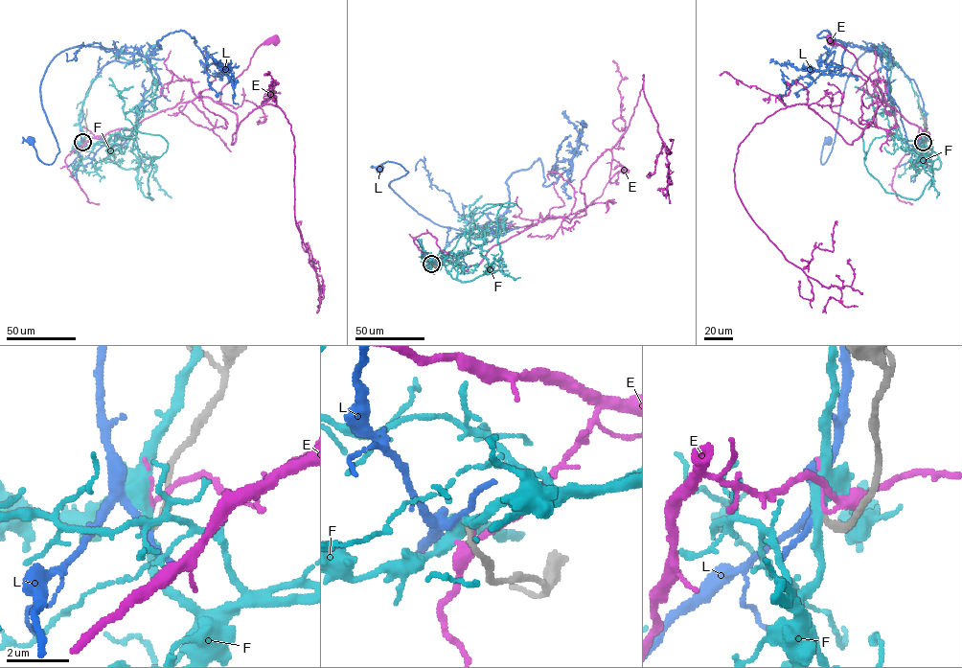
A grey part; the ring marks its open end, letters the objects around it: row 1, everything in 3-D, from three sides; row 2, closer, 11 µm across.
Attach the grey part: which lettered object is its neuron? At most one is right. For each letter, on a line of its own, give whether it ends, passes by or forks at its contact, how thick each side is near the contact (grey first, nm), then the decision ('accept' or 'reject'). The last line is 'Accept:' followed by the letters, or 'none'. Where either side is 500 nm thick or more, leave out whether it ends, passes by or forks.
E: it forks there; 220 nm thick on the grey side, 130 nm on the other; reject
F: it passes by; 200 nm thick on the grey side, 320 nm on the other; reject
L: it passes by; 190 nm thick on the grey side, 240 nm on the other; reject
Accept: none

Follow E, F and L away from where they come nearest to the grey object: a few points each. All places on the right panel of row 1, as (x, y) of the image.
E: (923, 142), (918, 137), (926, 128), (877, 97), (878, 102), (881, 89), (858, 68), (853, 54), (830, 39)
F: (923, 142), (936, 153), (938, 169), (906, 147), (889, 98), (892, 58), (878, 49)
L: (923, 142), (926, 112), (920, 92), (882, 46), (866, 51), (853, 66), (835, 141), (822, 164), (827, 142)

